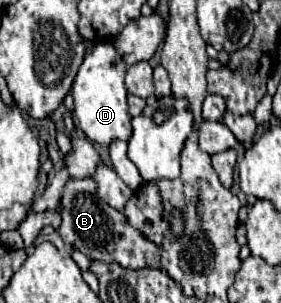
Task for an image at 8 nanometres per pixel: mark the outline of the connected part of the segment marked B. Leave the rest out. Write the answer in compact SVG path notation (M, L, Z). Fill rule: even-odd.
M69 179L63 191L63 223L59 227L59 235L67 245L77 247L83 255L87 255L91 261L99 259L105 263L119 263L127 269L141 269L141 267L159 267L159 247L147 239L141 237L139 231L127 225L125 215L101 201L95 191L93 179Z

